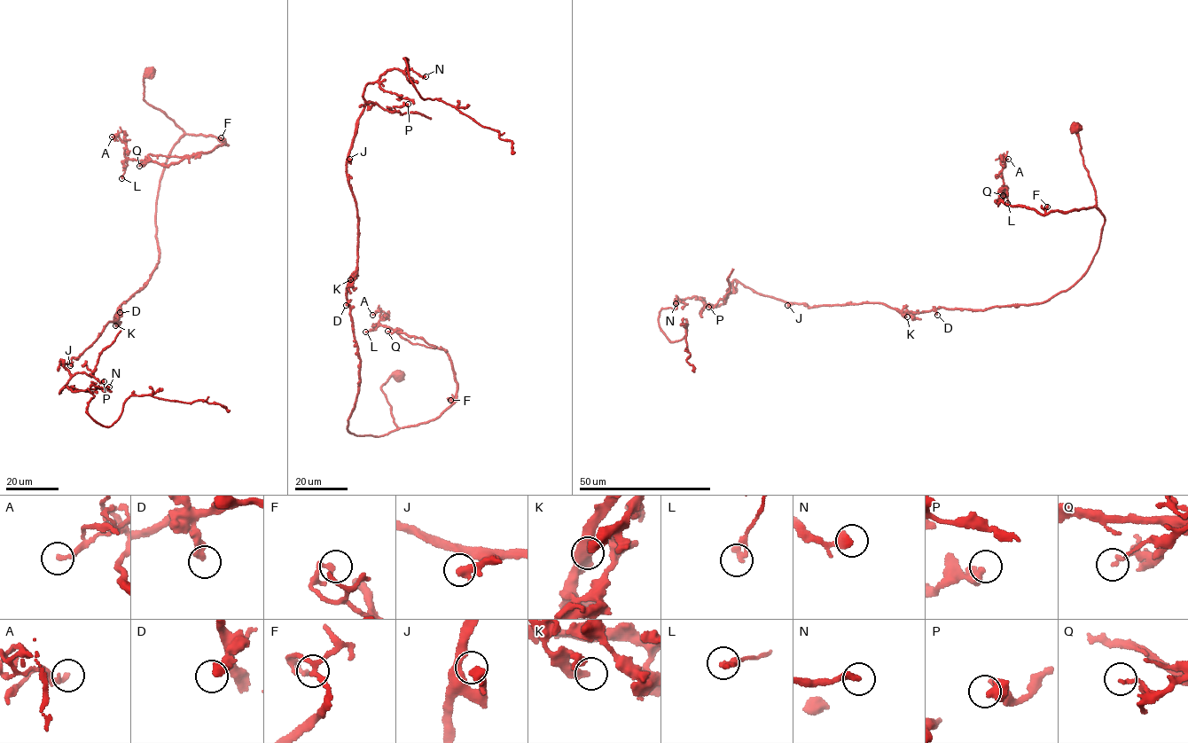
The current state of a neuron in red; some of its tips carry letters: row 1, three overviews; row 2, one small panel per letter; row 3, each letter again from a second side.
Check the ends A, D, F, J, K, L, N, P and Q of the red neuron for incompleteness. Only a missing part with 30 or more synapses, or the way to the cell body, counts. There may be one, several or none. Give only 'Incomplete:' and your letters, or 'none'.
Incomplete: none

